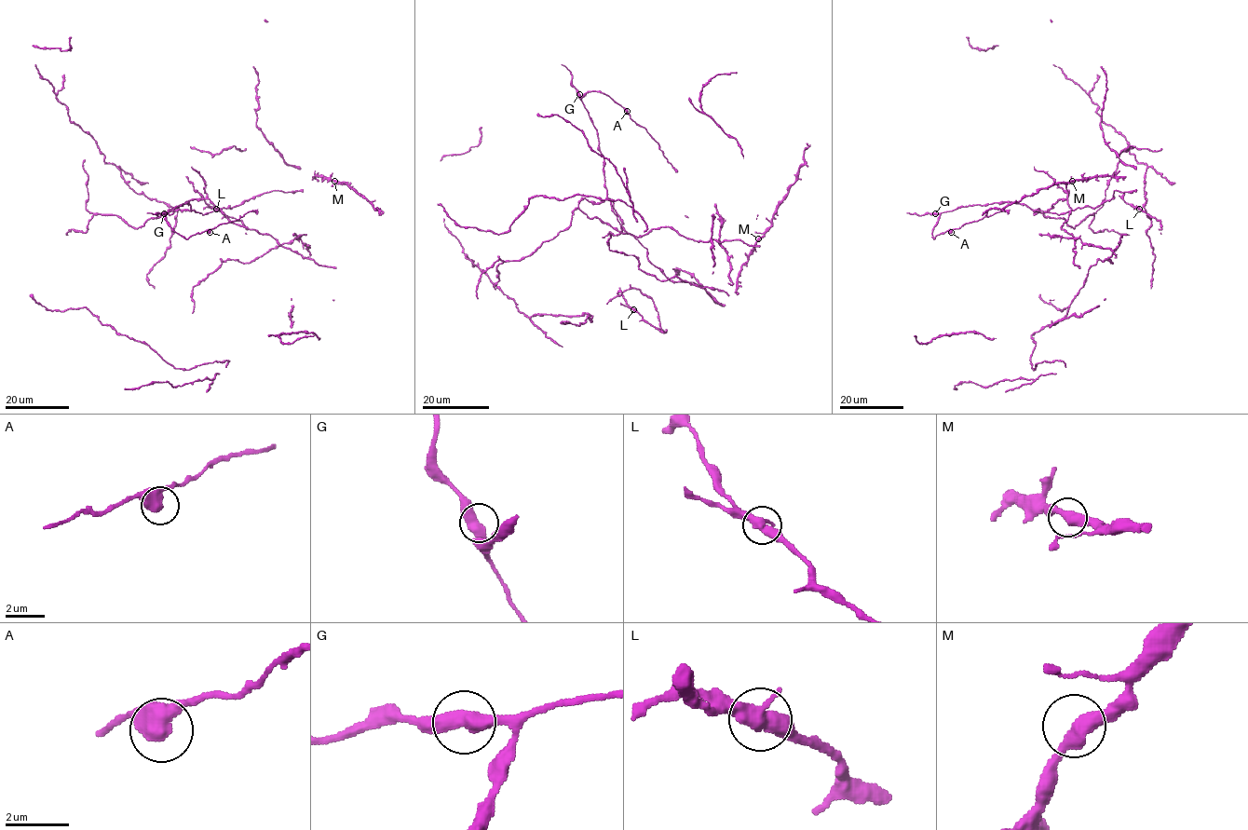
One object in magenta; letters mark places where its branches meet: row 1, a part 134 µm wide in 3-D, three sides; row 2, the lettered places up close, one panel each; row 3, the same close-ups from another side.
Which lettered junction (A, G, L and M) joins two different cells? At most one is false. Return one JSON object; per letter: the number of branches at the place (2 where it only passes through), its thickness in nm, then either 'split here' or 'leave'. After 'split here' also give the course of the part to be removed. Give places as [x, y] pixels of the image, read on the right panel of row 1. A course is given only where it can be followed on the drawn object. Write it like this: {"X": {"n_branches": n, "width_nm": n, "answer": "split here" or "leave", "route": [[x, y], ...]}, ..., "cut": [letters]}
{"A": {"n_branches": 2, "width_nm": 500, "answer": "leave"}, "G": {"n_branches": 2, "width_nm": 480, "answer": "leave"}, "L": {"n_branches": 2, "width_nm": 500, "answer": "leave"}, "M": {"n_branches": 2, "width_nm": 480, "answer": "leave"}, "cut": []}

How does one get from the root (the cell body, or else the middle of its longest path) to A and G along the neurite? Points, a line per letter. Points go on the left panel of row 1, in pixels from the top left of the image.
A: (260, 233), (233, 224), (219, 209), (192, 210), (187, 201), (165, 214), (185, 238), (210, 232)
G: (260, 233), (233, 224), (219, 209), (204, 214), (192, 210), (187, 201), (164, 213)

